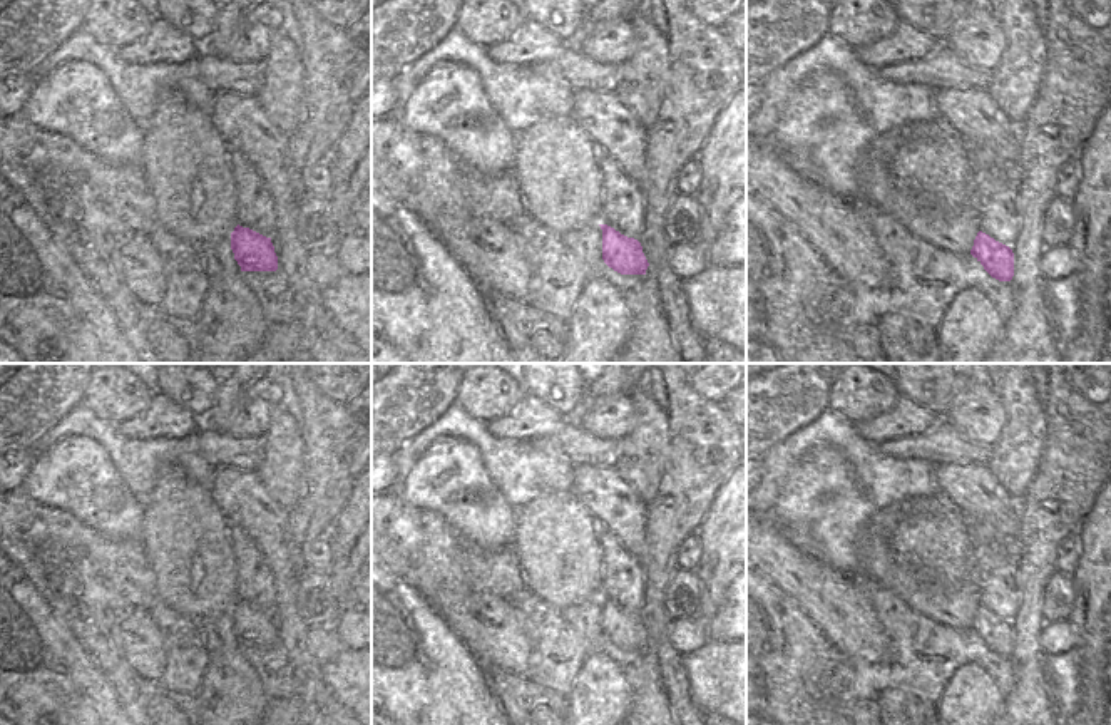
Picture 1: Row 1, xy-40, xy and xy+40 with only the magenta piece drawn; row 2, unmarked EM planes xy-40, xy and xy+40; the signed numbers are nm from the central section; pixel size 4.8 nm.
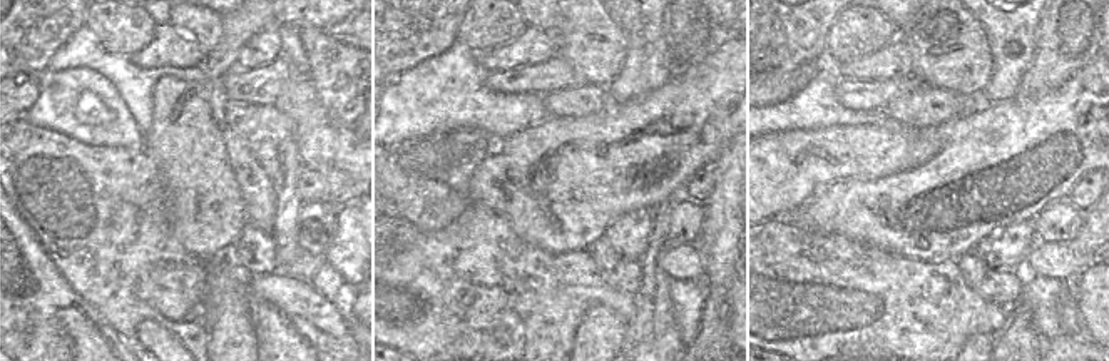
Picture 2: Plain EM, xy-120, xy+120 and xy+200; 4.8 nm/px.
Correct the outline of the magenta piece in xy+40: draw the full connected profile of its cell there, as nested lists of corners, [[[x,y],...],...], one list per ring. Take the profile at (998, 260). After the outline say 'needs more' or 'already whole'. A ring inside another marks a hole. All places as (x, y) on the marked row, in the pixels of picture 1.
[[[979,231],[970,255],[984,270],[999,281],[1011,281],[1014,276],[1014,253],[1009,246]]] | already whole

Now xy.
[[[607,224],[602,229],[602,260],[621,275],[646,275],[649,266],[637,239],[627,238]]] | already whole

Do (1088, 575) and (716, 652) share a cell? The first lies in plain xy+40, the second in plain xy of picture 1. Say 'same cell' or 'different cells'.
different cells

